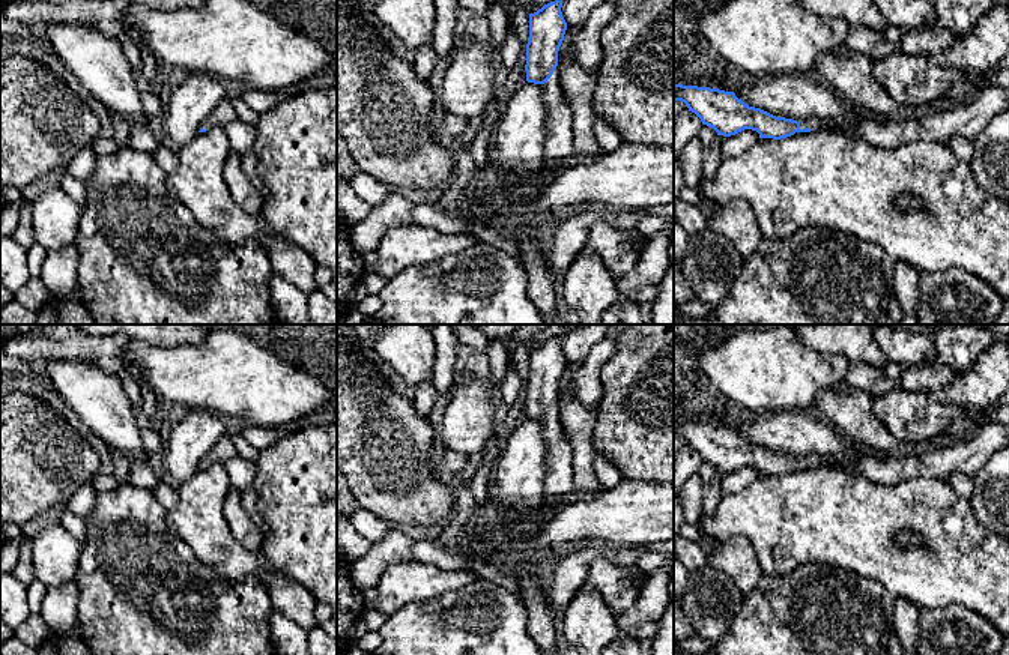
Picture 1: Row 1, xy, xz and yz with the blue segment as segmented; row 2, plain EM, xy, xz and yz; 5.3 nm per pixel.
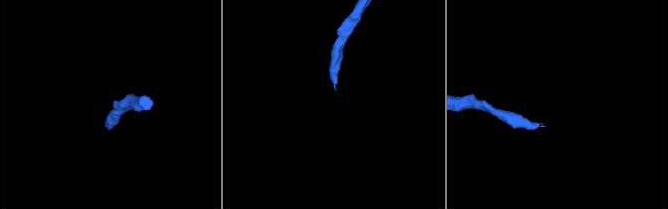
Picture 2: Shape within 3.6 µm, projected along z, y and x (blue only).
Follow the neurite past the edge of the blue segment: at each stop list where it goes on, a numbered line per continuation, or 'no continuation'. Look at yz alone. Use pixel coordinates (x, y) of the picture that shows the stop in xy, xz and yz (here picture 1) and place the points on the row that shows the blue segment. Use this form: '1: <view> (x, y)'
1: yz (812, 123)

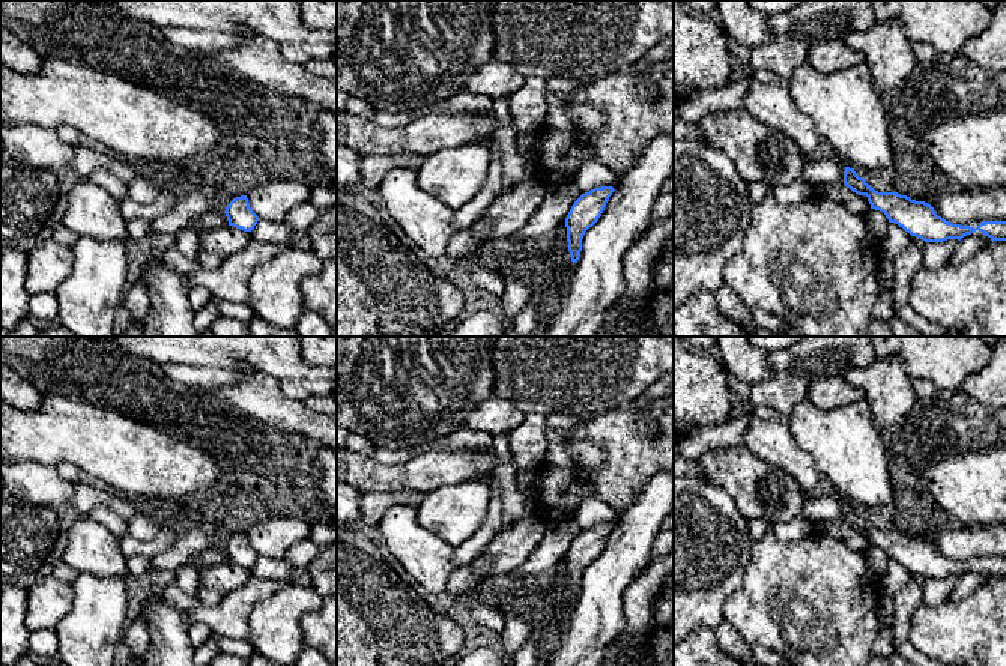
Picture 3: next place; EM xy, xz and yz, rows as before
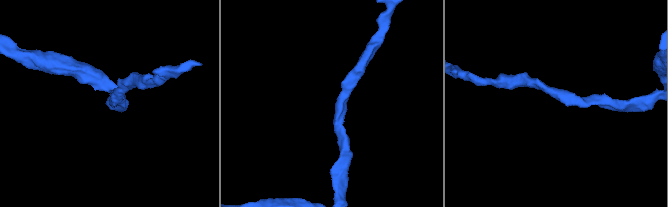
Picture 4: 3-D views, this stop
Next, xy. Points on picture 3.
no continuation

